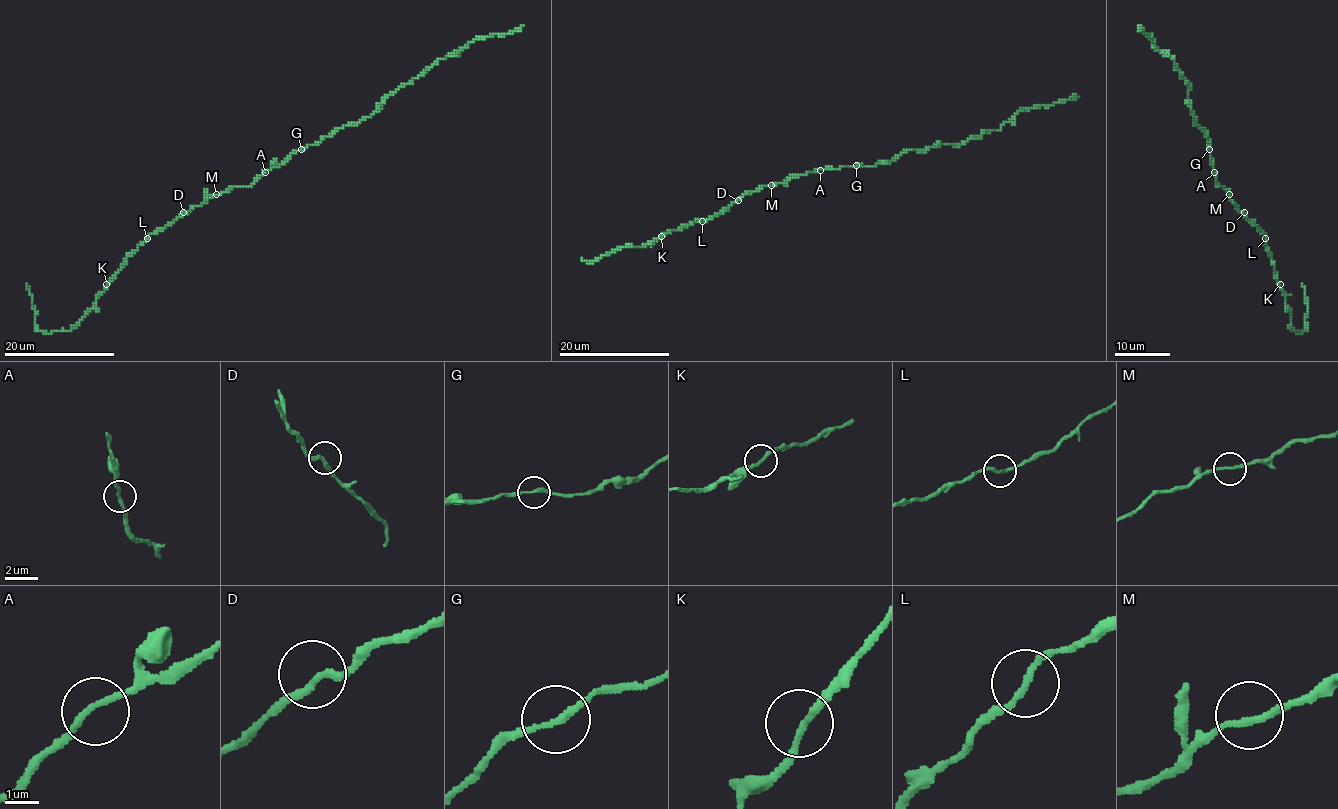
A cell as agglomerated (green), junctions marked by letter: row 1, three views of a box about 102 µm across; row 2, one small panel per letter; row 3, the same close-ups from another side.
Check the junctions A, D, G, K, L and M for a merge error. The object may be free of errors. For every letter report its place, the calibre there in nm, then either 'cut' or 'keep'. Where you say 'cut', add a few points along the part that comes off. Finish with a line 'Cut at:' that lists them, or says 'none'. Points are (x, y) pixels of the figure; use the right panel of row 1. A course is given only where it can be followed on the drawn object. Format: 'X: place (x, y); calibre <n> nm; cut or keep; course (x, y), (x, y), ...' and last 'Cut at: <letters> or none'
A: place (1214, 172); calibre 180 nm; keep
D: place (1244, 212); calibre 200 nm; keep
G: place (1209, 149); calibre 180 nm; keep
K: place (1280, 284); calibre 170 nm; keep
L: place (1265, 238); calibre 170 nm; keep
M: place (1229, 194); calibre 180 nm; keep
Cut at: none

